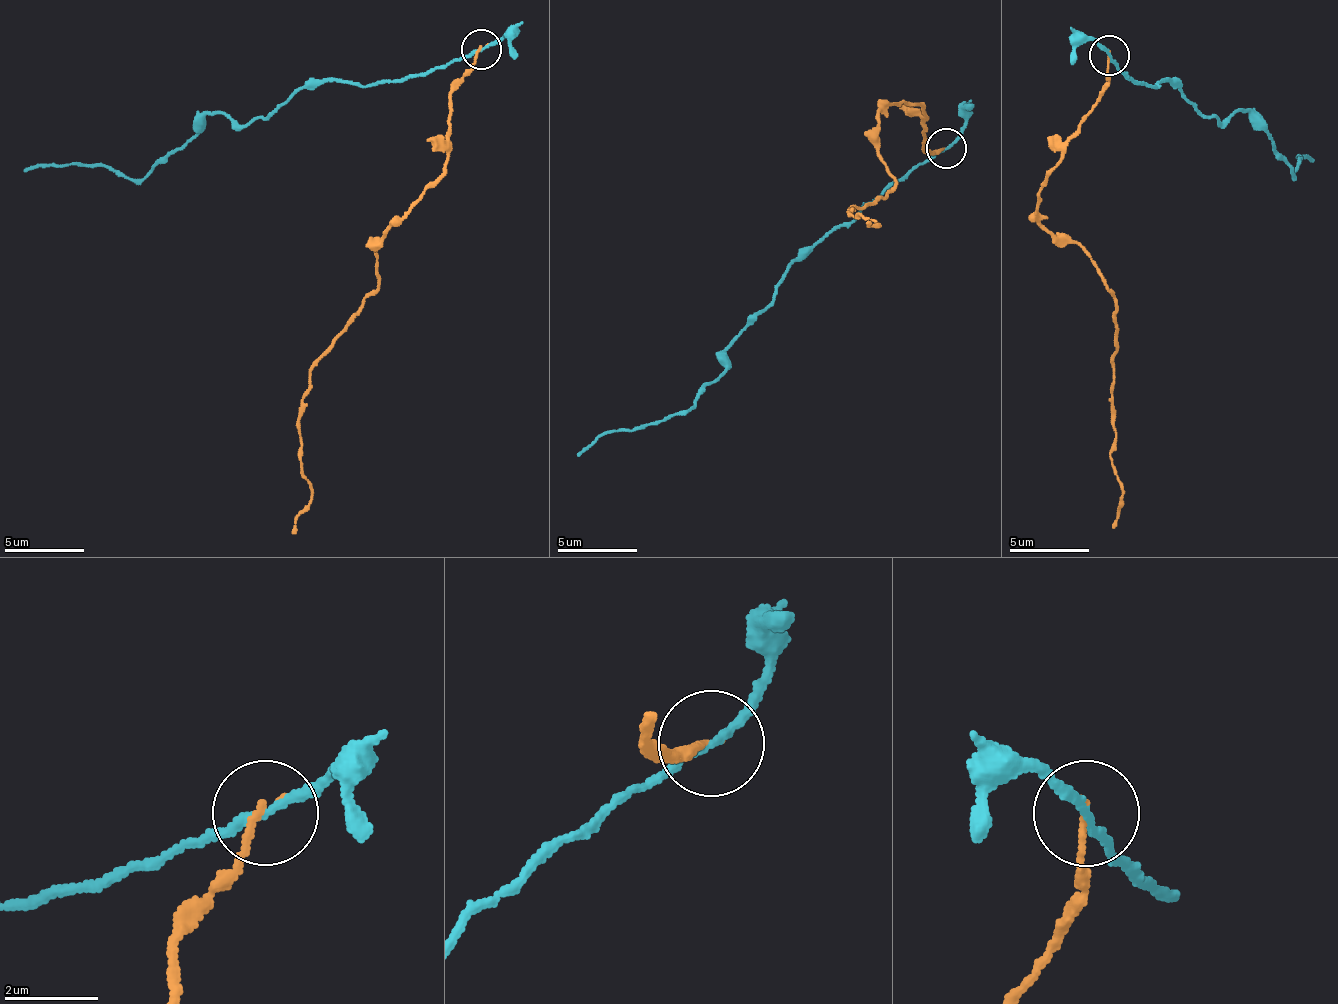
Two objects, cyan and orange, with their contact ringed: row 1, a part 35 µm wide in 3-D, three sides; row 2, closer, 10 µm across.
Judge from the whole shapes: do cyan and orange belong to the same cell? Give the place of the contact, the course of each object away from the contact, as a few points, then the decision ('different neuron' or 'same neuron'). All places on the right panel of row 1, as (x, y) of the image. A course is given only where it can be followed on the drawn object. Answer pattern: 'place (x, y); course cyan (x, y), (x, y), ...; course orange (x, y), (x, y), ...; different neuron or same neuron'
place (1109, 55); course cyan (1108, 54), (1132, 81), (1174, 79), (1221, 123), (1244, 110), (1294, 173), (1296, 156), (1314, 162); course orange (1108, 54), (1102, 96), (1034, 213), (1050, 232), (1070, 236), (1115, 303), (1110, 467), (1121, 500), (1113, 527); different neuron

